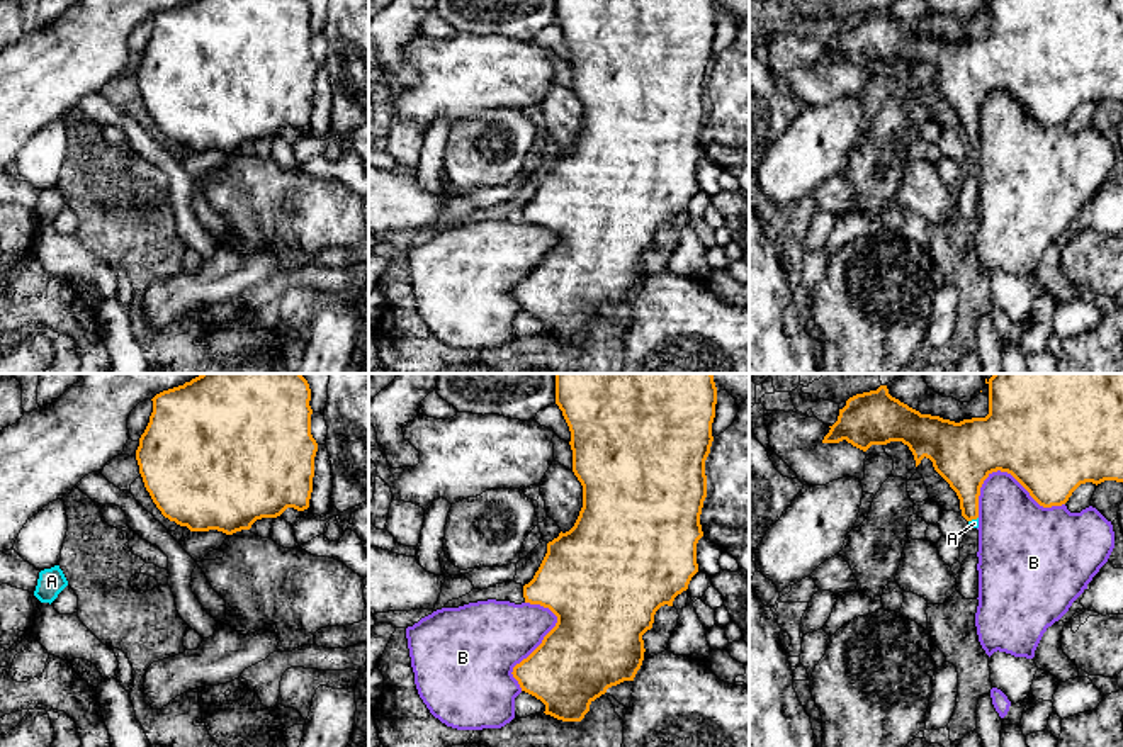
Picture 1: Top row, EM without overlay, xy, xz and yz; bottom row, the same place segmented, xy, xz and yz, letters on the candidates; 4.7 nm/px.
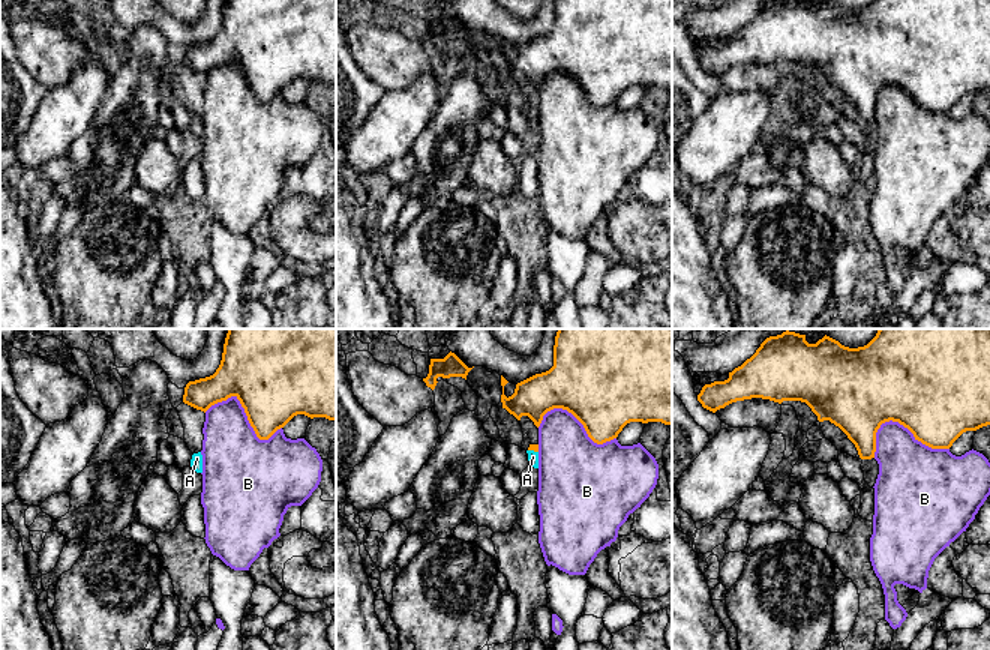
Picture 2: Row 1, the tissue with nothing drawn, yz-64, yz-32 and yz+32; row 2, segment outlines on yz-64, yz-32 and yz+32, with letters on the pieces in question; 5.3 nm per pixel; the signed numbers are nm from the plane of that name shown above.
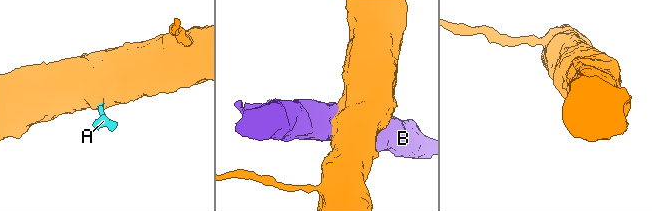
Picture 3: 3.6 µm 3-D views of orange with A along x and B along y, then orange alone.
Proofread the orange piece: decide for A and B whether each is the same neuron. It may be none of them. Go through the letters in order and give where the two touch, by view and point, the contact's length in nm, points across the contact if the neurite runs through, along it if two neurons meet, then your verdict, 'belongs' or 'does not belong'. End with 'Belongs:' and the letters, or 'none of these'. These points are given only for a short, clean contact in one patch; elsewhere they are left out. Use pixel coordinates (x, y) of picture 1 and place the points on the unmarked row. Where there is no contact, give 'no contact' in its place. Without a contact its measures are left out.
A: contact yz (972, 138); length 50 nm; way yz (965, 87), (972, 138), (974, 143); belongs
B: contact yz (1006, 90); length 420 nm; does not belong
Belongs: A

